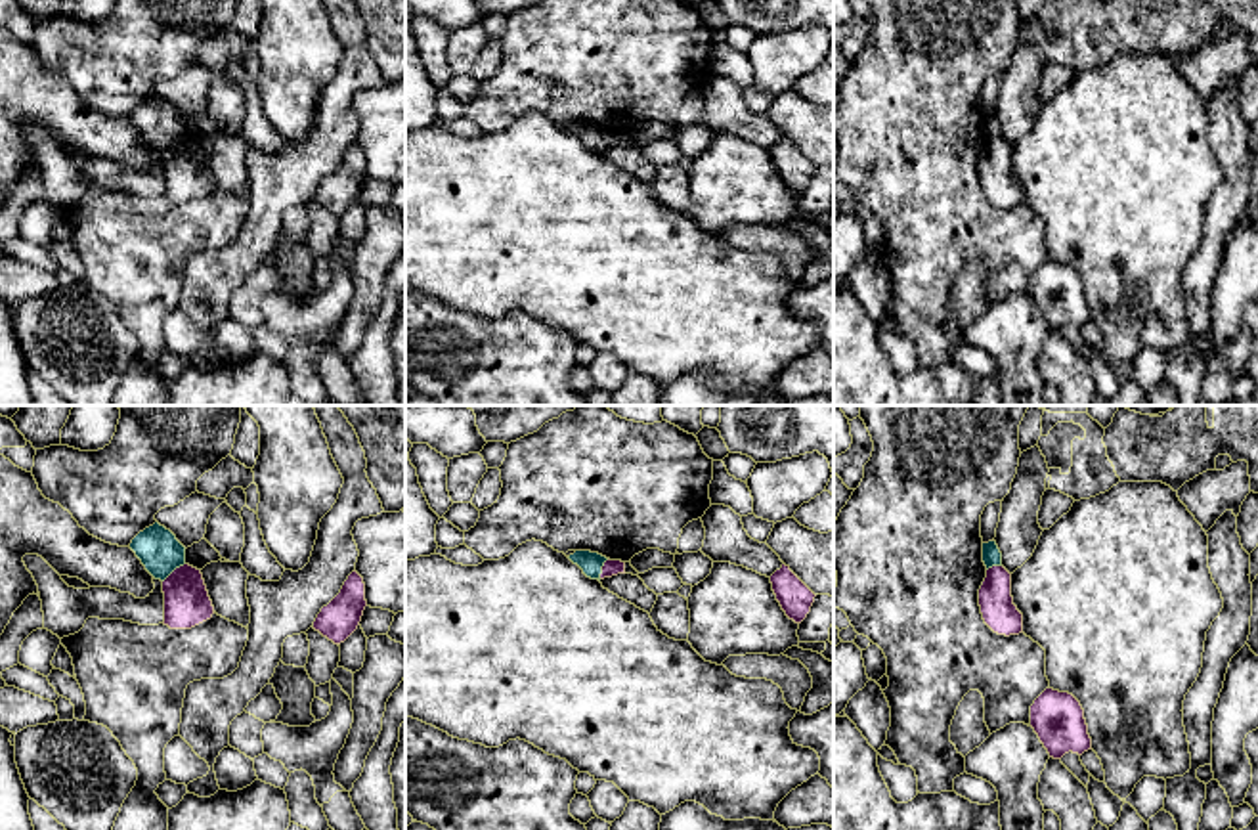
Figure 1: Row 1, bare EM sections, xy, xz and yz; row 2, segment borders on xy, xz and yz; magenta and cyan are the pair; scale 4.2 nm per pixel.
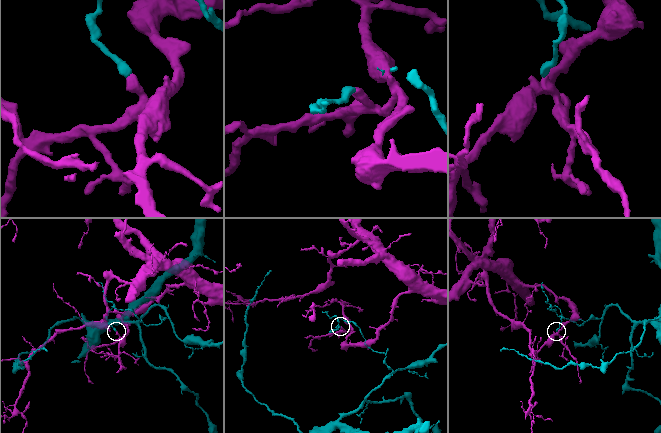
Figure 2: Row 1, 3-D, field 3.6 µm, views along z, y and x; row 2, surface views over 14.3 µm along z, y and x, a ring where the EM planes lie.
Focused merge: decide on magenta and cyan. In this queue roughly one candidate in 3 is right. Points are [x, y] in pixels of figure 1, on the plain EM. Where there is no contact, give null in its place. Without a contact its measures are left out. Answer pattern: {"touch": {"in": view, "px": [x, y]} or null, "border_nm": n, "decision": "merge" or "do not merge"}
{"touch": {"in": "xy", "px": [173, 144]}, "border_nm": 130, "decision": "do not merge"}

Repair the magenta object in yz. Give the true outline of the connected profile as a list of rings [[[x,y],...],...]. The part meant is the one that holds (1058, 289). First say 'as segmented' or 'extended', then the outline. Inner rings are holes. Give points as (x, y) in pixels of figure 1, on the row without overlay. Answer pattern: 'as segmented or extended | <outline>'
as segmented | [[[1046,260],[1030,277],[1030,298],[1053,331],[1092,321],[1084,281],[1069,264]]]

